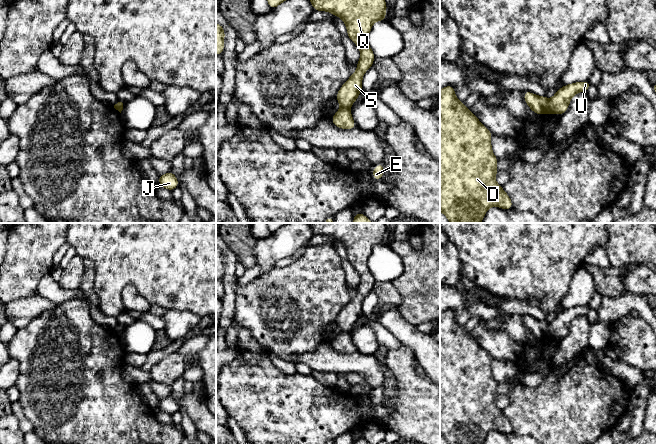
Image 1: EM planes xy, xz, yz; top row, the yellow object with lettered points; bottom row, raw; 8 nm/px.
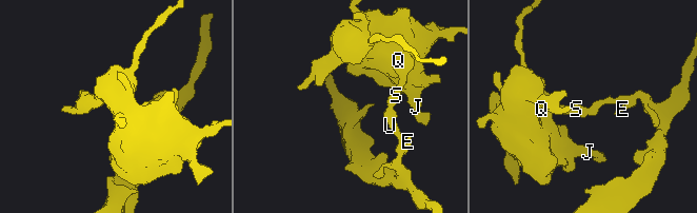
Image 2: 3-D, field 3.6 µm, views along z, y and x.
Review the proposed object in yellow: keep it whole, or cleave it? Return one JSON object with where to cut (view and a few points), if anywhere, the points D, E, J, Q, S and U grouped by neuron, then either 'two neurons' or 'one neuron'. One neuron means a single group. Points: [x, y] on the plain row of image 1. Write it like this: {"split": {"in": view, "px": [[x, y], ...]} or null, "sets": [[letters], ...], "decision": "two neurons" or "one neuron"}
{"split": {"in": "yz", "px": [[547, 324], [547, 333], [549, 335]]}, "sets": [["D", "J", "Q", "S"], ["E", "U"]], "decision": "two neurons"}

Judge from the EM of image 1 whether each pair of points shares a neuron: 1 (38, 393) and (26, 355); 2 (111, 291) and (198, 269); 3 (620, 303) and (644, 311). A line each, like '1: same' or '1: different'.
1: same
2: same
3: same

